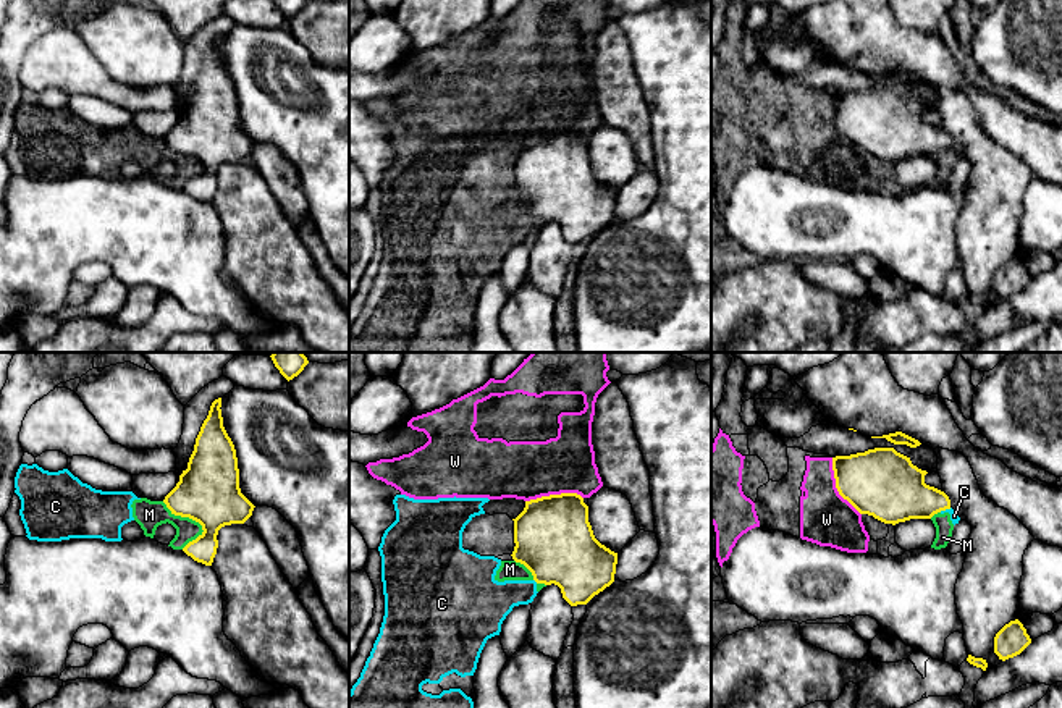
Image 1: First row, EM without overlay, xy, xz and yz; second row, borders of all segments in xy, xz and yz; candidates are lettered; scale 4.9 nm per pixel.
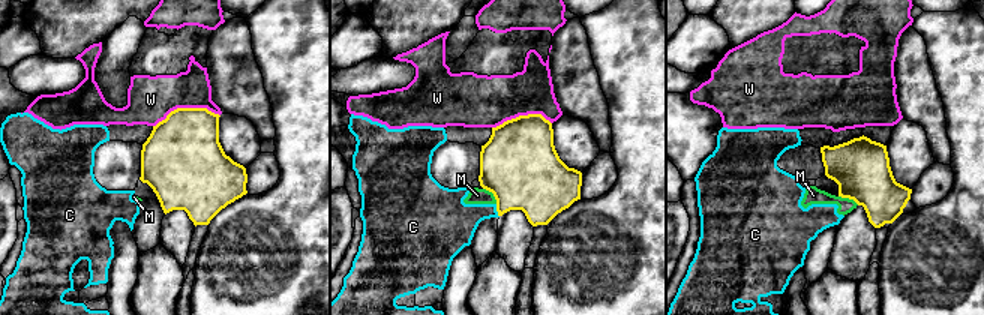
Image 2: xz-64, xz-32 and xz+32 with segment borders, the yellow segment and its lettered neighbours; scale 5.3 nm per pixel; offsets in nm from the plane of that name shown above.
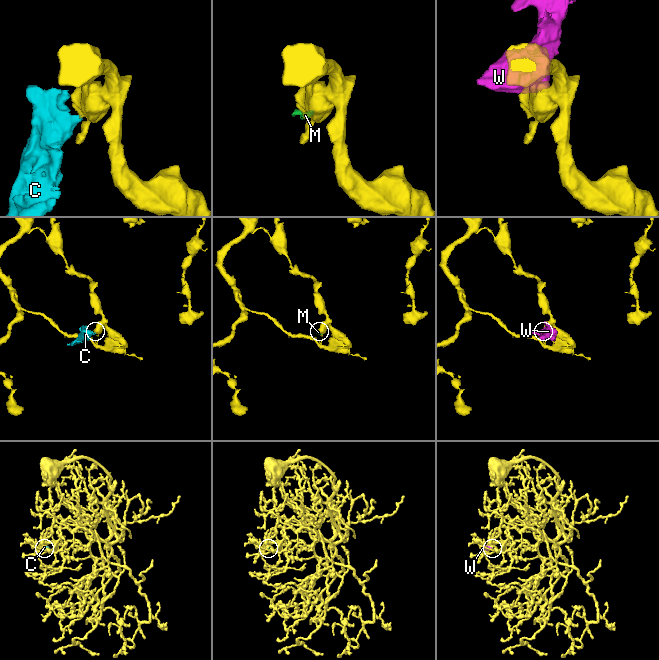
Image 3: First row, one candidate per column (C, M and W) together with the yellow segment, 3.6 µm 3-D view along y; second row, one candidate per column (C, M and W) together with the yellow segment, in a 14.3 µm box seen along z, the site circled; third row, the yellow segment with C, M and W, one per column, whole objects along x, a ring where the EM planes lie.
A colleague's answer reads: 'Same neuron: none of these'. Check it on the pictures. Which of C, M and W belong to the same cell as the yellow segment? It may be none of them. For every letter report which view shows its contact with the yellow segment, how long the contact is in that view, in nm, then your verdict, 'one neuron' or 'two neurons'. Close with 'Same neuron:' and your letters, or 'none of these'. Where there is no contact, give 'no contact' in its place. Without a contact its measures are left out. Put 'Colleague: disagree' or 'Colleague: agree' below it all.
C: meets yellow in xz; contact 30 nm long; two neurons
M: meets yellow in xy; contact 260 nm long; two neurons
W: meets yellow in yz; contact 320 nm long; two neurons
Same neuron: none of these
Colleague: agree

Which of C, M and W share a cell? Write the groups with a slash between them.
C M W

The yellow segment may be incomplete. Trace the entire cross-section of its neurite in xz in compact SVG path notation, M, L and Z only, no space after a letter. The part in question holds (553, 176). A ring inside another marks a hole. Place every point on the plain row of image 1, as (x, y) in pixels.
M561 131L525 139L514 158L512 197L524 202L537 221L558 223L571 242L587 242L614 220L617 191L601 183L588 160L588 144L577 131Z

